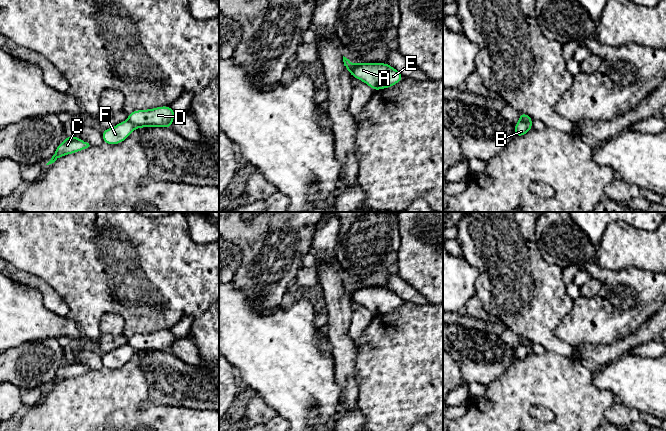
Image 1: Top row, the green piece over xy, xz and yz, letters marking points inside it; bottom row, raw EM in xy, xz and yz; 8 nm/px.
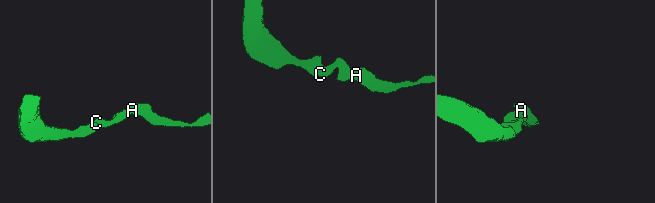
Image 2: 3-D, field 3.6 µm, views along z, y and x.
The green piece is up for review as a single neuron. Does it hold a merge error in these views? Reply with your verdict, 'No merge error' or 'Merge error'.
Merge error

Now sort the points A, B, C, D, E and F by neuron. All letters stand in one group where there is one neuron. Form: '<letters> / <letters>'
A D E / B C F

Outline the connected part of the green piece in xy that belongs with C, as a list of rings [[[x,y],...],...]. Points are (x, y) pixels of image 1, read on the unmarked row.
[[[68,360],[64,363],[63,366],[61,366],[57,370],[55,378],[52,380],[51,384],[46,389],[54,387],[57,383],[61,382],[62,380],[82,375],[88,372],[89,370],[89,367],[83,365],[77,360]]]

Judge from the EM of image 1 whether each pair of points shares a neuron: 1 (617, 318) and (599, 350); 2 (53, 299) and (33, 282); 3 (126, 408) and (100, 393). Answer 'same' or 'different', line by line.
1: different
2: same
3: same

